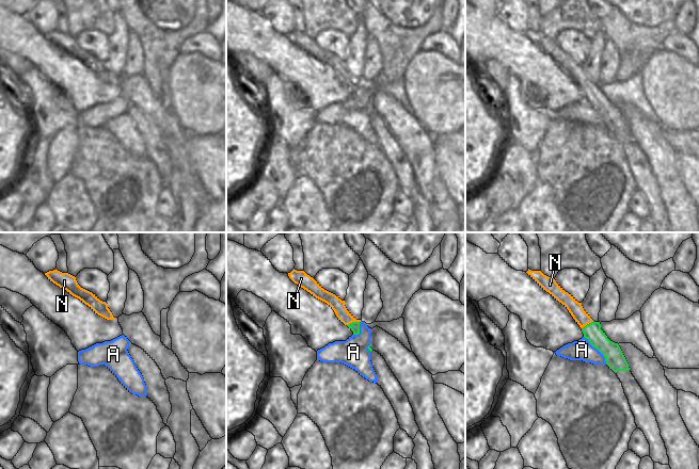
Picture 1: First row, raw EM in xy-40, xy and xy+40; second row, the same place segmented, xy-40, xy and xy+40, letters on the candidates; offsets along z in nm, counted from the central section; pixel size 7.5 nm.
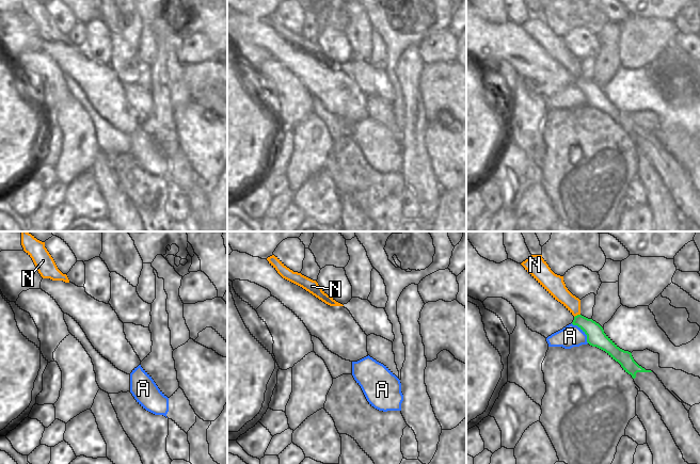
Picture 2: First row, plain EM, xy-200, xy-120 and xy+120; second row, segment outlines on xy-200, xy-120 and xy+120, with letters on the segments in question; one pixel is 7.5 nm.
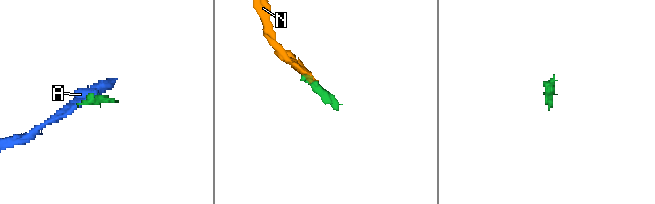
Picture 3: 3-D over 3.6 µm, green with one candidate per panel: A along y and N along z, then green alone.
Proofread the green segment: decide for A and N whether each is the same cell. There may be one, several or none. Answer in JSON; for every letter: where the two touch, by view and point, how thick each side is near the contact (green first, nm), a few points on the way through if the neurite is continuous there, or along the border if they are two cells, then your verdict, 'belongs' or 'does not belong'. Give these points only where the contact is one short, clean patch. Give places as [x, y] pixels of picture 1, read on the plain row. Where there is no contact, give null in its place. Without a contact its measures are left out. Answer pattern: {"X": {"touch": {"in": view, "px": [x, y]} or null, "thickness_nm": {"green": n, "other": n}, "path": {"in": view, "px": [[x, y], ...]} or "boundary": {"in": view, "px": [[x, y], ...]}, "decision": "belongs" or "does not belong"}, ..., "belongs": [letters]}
{"A": {"touch": {"in": "xy+40", "px": [597, 110]}, "thickness_nm": {"green": 150, "other": 160}, "decision": "does not belong"}, "N": {"touch": {"in": "xy", "px": [352, 83]}, "thickness_nm": {"green": 70, "other": 100}, "path": {"in": "xy", "px": [[354, 87], [352, 83], [337, 66]]}, "decision": "belongs"}, "belongs": ["N"]}

